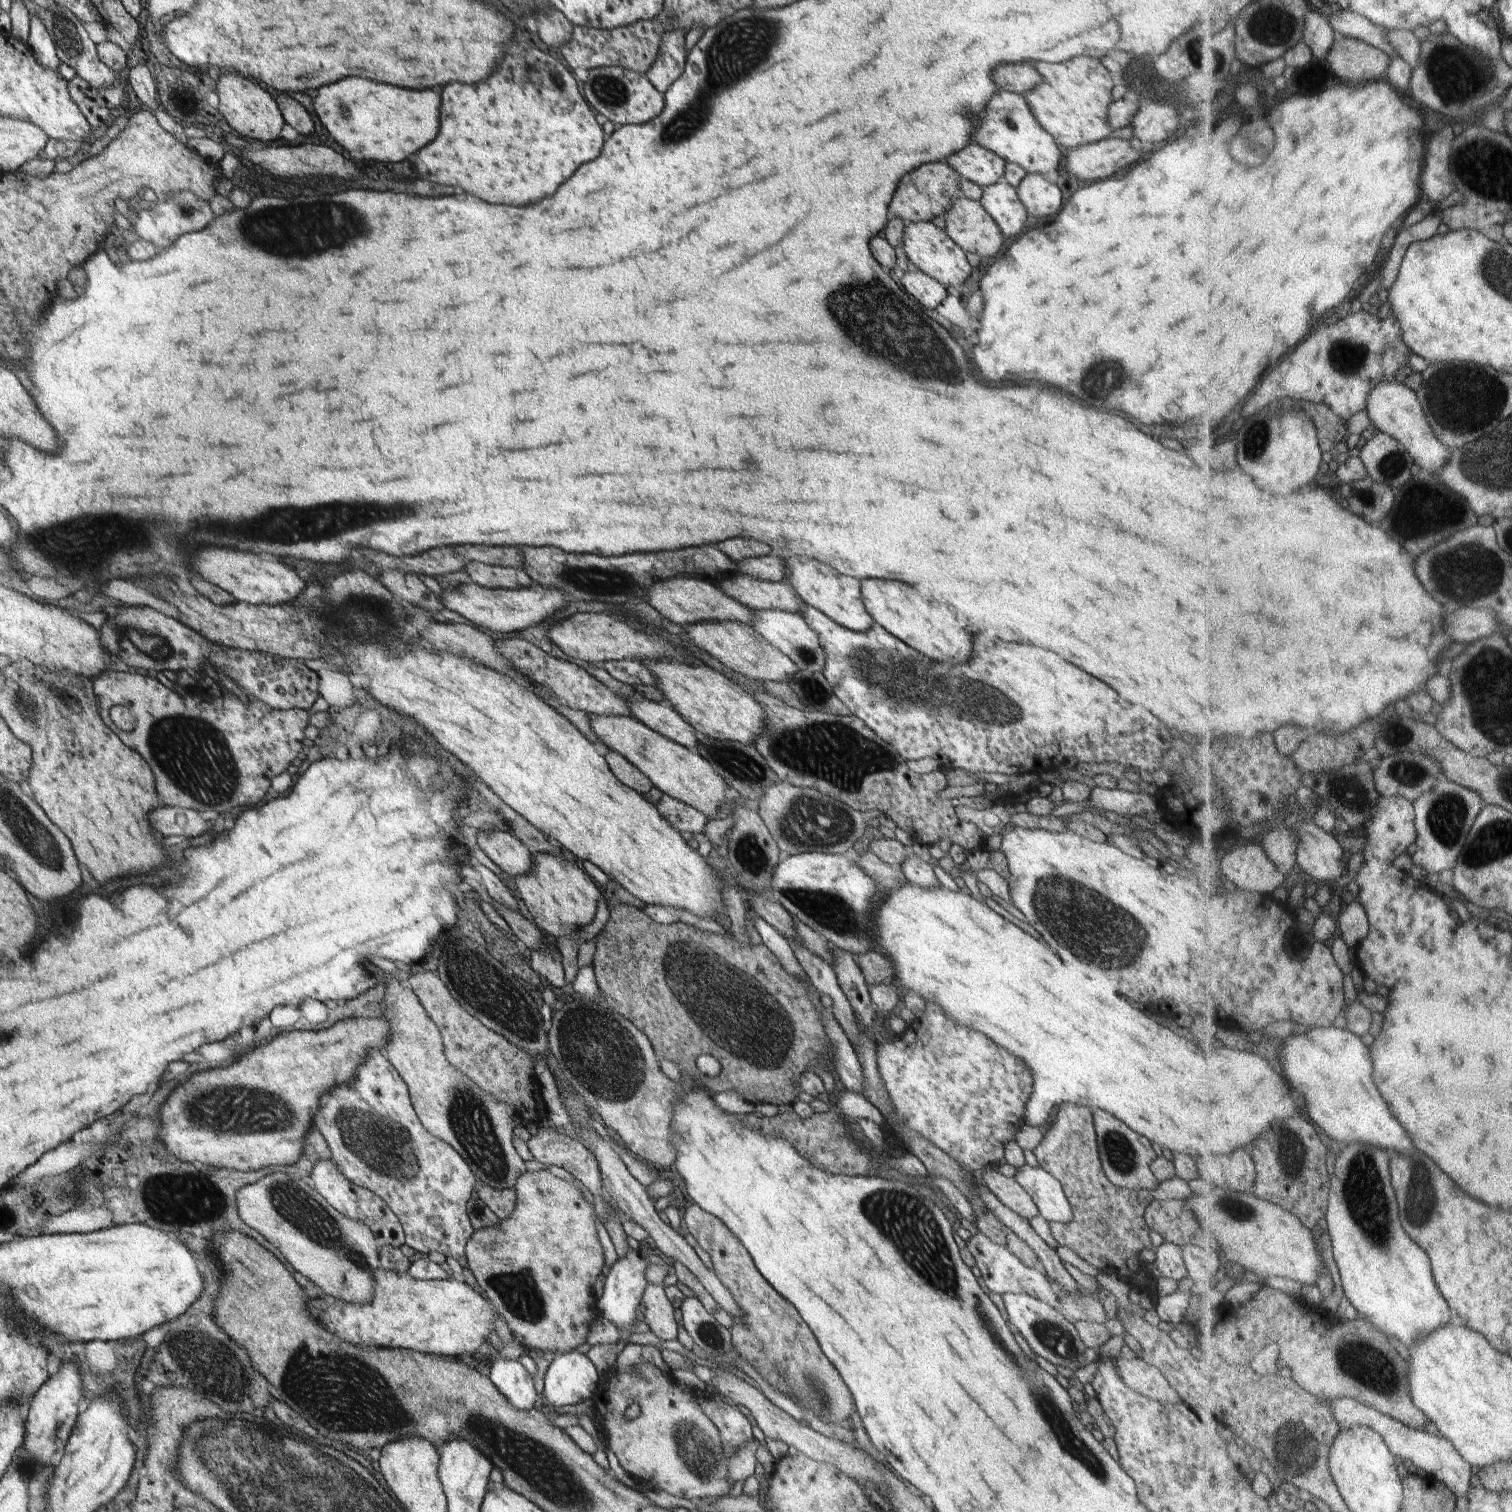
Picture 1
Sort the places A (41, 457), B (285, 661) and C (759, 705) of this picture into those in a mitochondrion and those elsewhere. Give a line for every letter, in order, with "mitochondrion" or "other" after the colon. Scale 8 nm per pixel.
A: other
B: other
C: other

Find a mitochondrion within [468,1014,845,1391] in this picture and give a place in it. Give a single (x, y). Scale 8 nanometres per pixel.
(518, 1290)

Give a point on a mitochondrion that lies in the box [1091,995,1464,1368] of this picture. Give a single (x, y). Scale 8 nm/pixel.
(1364, 1192)

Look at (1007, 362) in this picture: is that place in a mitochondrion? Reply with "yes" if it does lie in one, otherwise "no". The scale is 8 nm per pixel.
no

